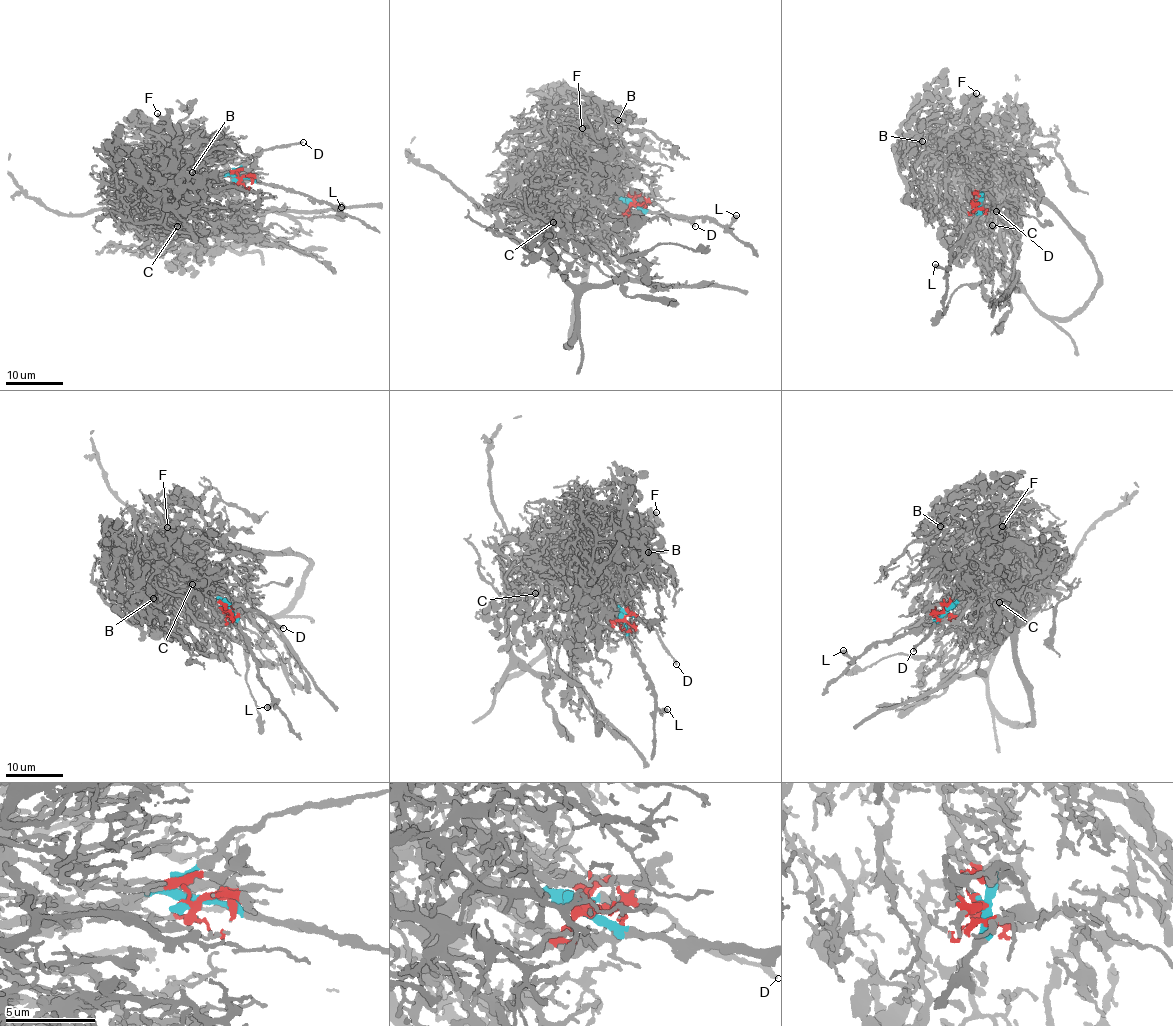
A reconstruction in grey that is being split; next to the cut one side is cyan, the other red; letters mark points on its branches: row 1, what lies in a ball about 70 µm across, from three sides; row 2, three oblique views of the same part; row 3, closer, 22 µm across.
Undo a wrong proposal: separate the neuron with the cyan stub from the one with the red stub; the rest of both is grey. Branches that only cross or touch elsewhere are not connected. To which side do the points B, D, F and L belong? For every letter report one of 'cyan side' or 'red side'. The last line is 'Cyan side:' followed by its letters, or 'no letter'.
B: red side
D: cyan side
F: red side
L: cyan side
Cyan side: D, L

